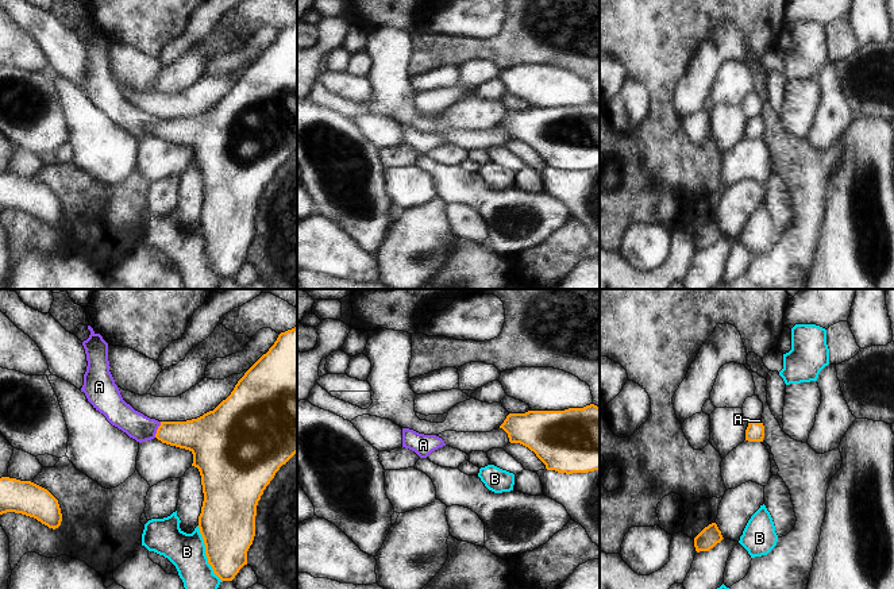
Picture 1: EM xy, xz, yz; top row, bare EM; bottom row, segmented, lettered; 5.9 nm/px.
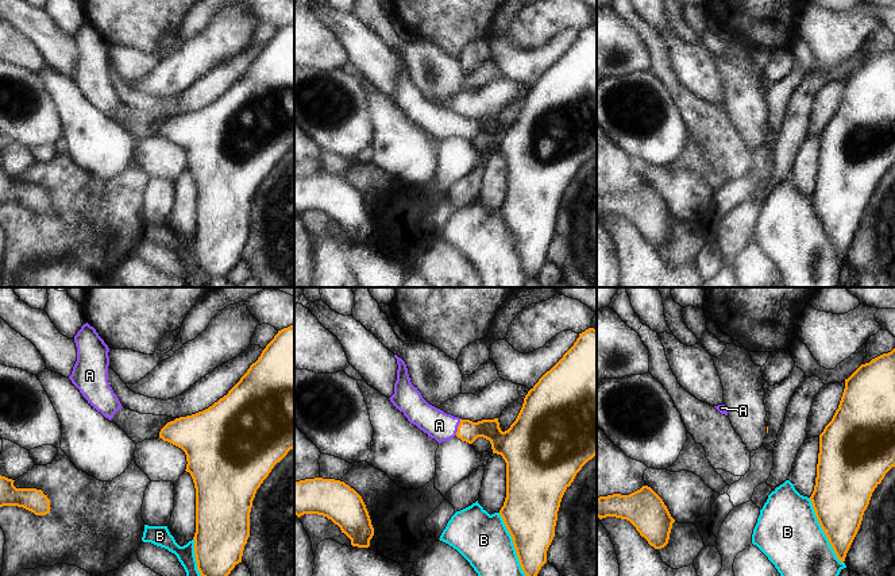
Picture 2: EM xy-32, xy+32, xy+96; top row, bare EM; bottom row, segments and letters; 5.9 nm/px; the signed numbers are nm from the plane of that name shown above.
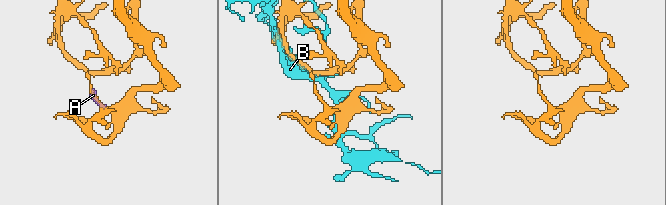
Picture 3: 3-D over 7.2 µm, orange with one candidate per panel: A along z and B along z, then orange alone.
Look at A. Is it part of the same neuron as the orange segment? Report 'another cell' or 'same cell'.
same cell

